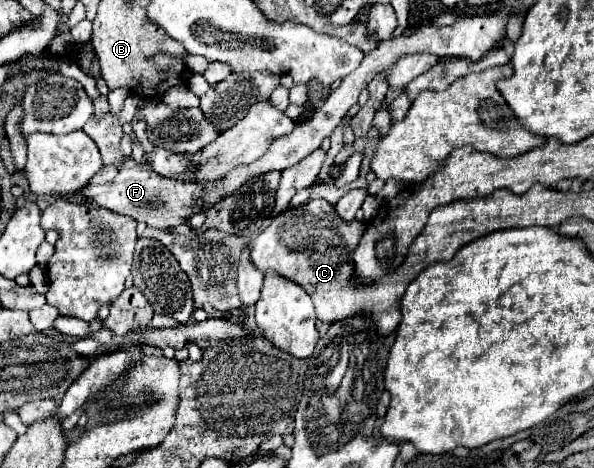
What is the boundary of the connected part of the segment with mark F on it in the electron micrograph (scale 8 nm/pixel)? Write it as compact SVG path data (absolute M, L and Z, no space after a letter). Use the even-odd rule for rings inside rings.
M126 157L122 165L104 165L102 173L98 173L98 177L94 177L94 181L90 181L86 189L82 189L82 195L114 213L144 221L148 227L170 229L182 225L190 217L190 205L202 195L202 185L158 177L158 173L154 173L148 163L142 165L136 163L132 157Z

